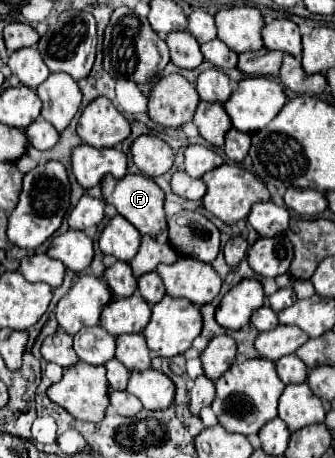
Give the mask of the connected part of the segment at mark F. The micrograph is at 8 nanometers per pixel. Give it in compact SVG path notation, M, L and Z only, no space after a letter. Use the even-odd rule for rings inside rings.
M127 173L123 179L115 179L113 175L105 175L103 181L101 181L101 189L103 189L105 203L115 205L119 215L123 215L133 227L137 227L137 231L141 235L159 237L163 233L163 229L167 229L167 225L163 223L163 215L165 215L165 211L163 211L163 191L151 177Z

